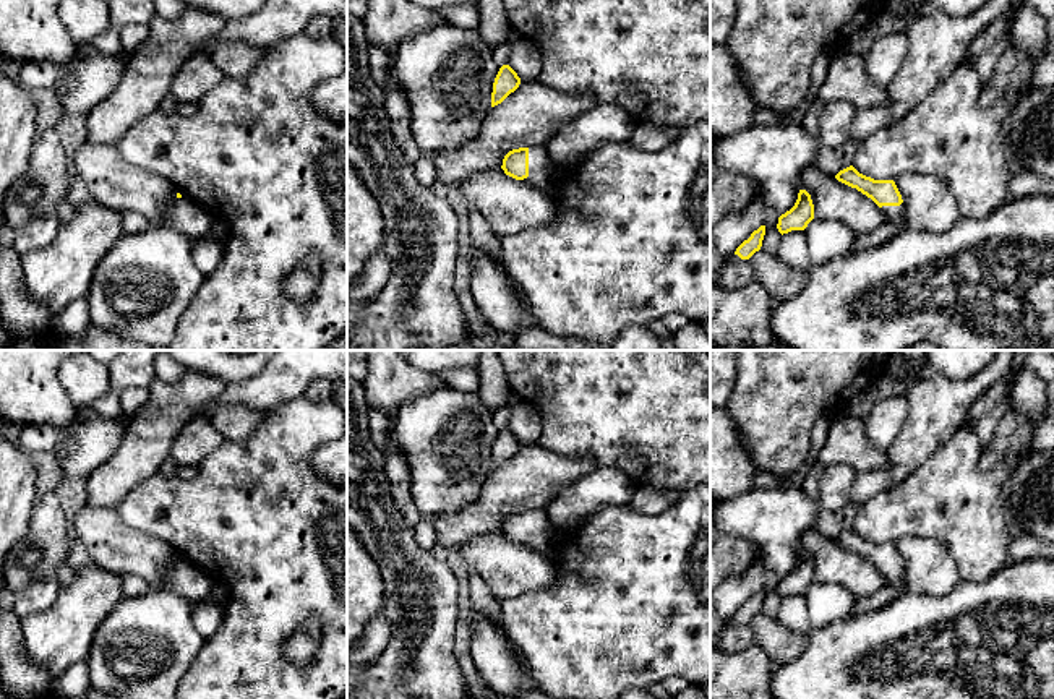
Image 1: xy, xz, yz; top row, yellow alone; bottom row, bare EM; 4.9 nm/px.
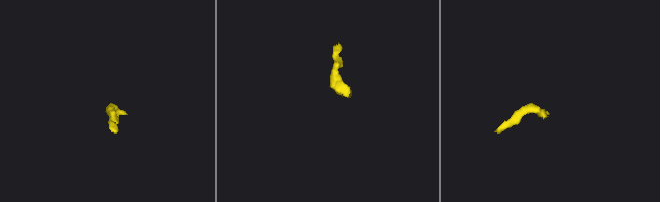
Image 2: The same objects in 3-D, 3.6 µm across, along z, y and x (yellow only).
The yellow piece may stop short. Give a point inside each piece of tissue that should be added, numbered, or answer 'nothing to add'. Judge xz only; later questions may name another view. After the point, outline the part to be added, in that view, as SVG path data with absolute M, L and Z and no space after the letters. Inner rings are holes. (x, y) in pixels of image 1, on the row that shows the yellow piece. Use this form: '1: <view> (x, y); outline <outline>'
1: xz (544, 174); outline M543 146L529 148L529 177L521 180L546 193L553 193L563 177L563 169L555 165Z

